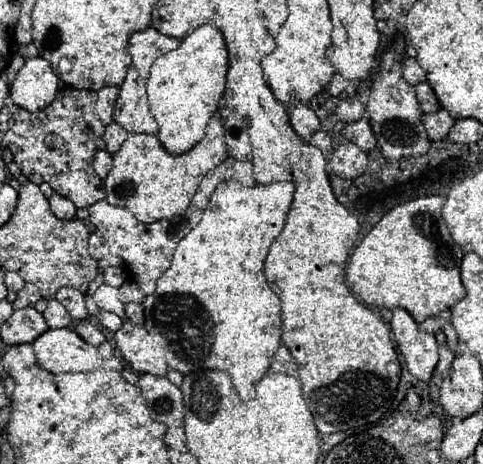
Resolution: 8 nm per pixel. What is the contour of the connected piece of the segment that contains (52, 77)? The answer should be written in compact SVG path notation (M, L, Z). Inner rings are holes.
M41 56L27 58L19 70L13 88L11 100L25 110L39 110L51 104L59 86L57 74L51 70L49 62Z

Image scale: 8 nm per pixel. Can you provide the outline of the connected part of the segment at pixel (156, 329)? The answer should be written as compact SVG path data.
M235 180L221 182L201 222L179 240L173 252L171 268L157 280L157 288L143 302L147 330L167 352L169 368L191 372L199 368L221 368L229 372L233 386L243 400L255 396L255 386L269 370L273 354L279 348L279 298L269 290L263 266L273 240L281 234L285 214L295 194L295 182L269 182L243 186Z

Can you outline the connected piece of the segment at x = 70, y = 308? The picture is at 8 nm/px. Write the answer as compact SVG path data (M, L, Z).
M61 288L61 290L55 294L55 300L61 302L61 304L65 306L65 310L67 310L73 318L77 318L77 320L89 316L89 312L87 312L87 308L85 308L85 296L83 296L79 290L75 290L75 288Z

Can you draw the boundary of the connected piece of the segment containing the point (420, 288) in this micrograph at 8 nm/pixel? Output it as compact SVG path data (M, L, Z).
M433 194L433 196L419 196L409 202L403 202L395 208L391 208L377 226L363 238L363 242L357 246L357 250L351 256L349 268L347 268L347 284L349 288L359 294L365 304L369 306L387 306L405 308L417 322L441 312L447 306L453 306L459 302L467 292L459 276L459 266L465 256L463 248L451 238L447 222L443 222L441 208L445 204L447 196Z

